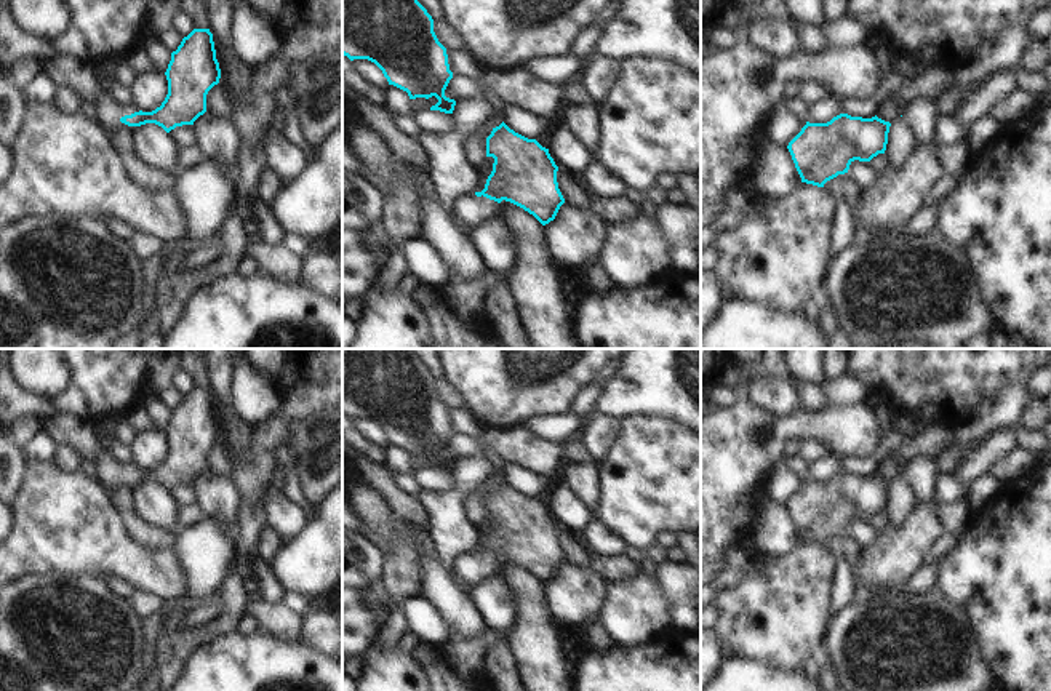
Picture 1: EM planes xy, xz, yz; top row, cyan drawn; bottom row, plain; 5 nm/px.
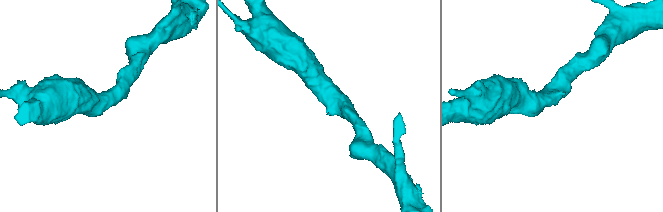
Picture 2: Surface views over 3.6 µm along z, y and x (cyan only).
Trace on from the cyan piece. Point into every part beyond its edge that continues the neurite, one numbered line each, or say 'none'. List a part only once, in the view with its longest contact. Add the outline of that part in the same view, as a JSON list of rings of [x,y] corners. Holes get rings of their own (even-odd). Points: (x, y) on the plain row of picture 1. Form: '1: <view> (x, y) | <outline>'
1: xy (64, 429) | [[[61,411],[43,421],[43,430],[54,446],[70,446],[82,461],[94,465],[94,477],[104,489],[134,488],[120,480],[122,475],[139,470],[134,462],[120,464],[96,440],[91,424],[82,422],[77,416]]]

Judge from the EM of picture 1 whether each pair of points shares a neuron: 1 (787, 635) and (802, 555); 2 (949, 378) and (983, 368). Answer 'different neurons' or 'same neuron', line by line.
1: same neuron
2: same neuron

